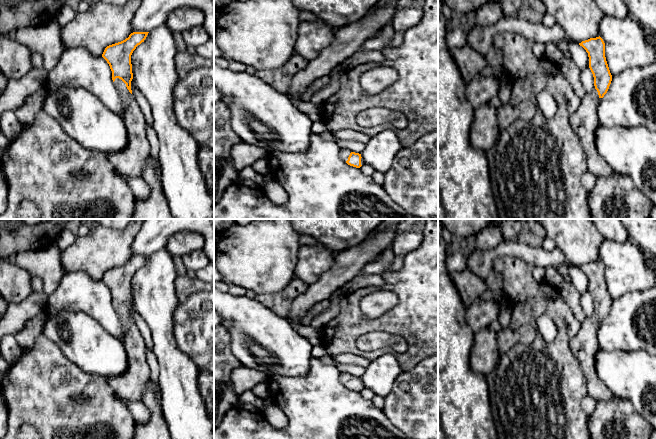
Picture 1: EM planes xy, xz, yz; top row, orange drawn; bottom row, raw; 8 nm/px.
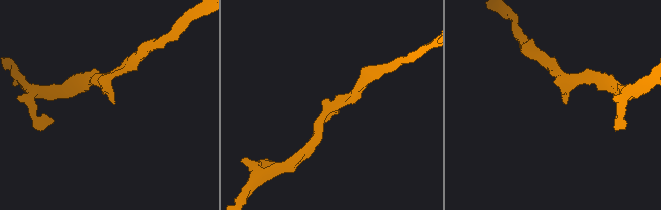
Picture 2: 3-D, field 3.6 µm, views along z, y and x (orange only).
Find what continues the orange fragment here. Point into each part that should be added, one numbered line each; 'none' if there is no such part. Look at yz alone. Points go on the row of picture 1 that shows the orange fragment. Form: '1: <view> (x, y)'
1: yz (585, 121)

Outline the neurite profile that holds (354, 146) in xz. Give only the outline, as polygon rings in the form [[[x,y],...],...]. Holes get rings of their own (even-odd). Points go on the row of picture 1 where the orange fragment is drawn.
[[[339,139],[337,141],[337,144],[341,149],[348,149],[351,152],[359,154],[361,154],[366,147],[365,143],[361,143],[358,141],[343,140],[343,139]]]

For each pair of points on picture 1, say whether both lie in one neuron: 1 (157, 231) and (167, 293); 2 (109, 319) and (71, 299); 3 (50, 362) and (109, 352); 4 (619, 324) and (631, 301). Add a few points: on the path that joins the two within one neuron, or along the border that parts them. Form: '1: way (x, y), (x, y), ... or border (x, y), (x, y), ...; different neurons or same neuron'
1: border (165, 247), (161, 247), (148, 255); different neurons
2: way (100, 310), (89, 299), (80, 299); same neuron
3: border (53, 341), (69, 360), (88, 372); different neurons
4: way (625, 318), (631, 312), (631, 307); same neuron

